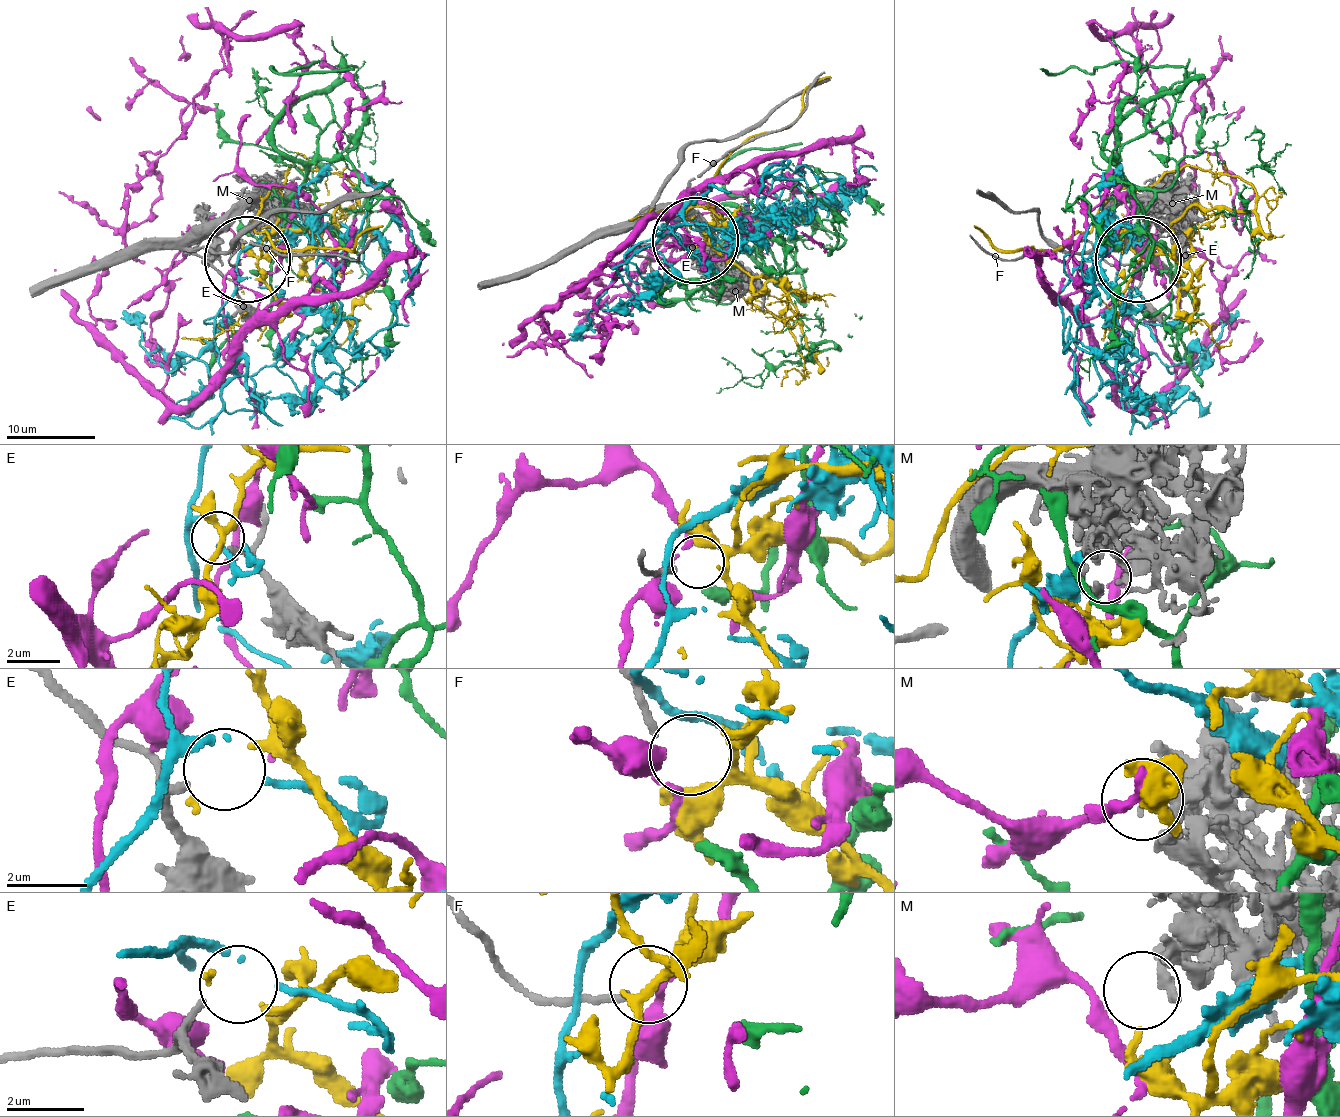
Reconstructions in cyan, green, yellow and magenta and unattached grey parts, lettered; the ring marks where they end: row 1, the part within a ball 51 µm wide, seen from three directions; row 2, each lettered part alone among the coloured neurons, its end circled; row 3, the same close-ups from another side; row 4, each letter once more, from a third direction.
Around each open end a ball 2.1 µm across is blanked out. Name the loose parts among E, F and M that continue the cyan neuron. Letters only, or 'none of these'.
E

